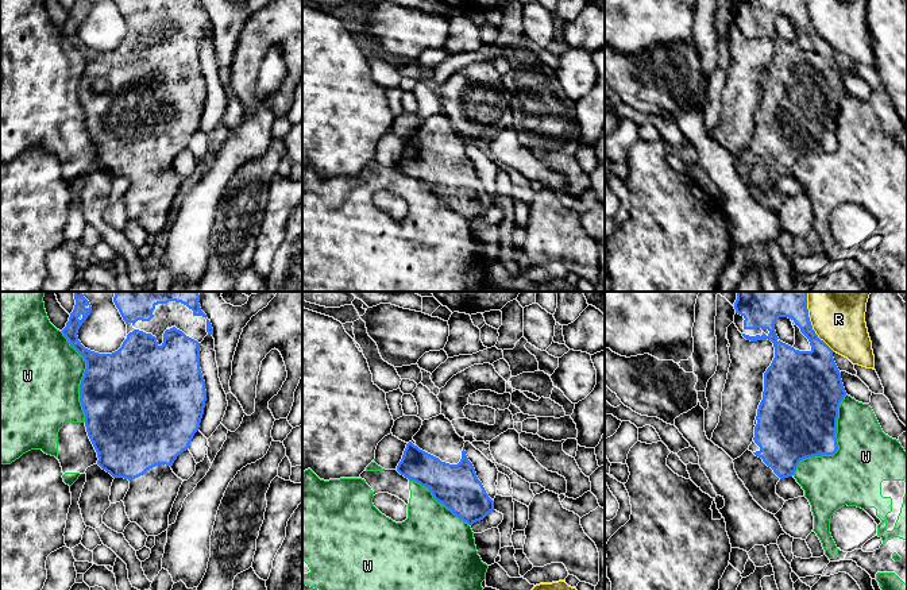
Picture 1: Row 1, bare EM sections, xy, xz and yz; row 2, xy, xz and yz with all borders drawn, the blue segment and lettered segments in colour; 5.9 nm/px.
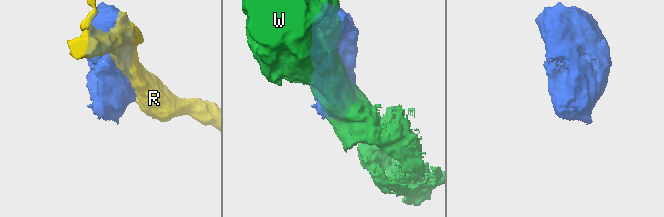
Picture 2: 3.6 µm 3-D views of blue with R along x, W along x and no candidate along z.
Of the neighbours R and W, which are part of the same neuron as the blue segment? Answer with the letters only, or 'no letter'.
no letter

